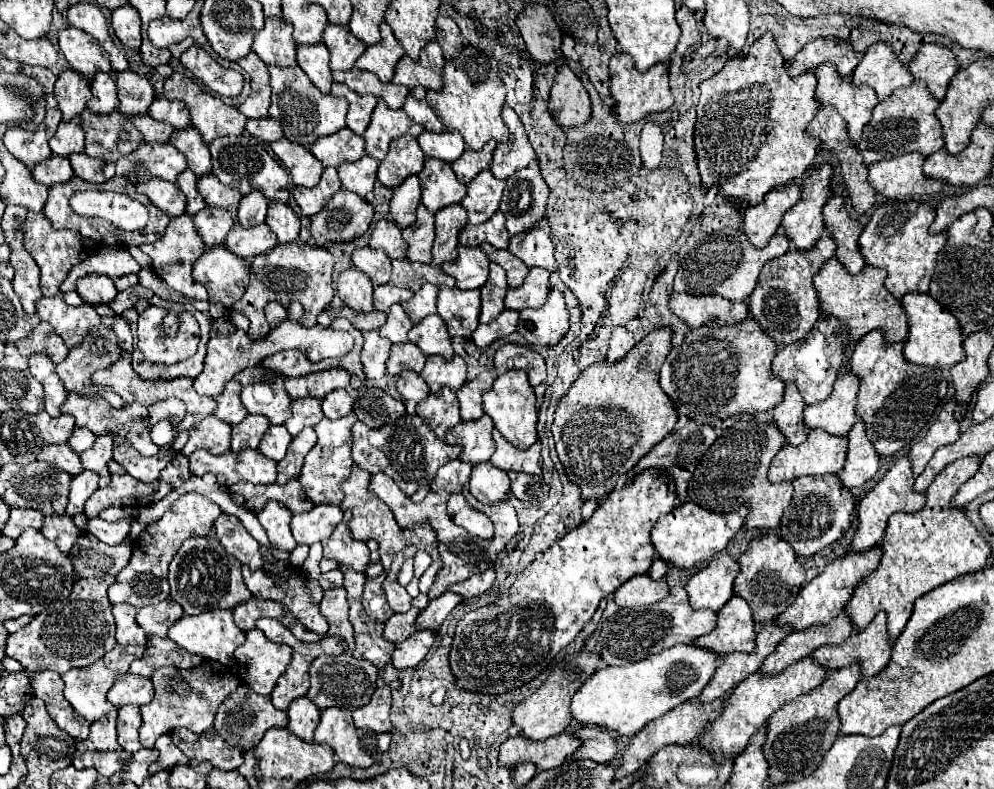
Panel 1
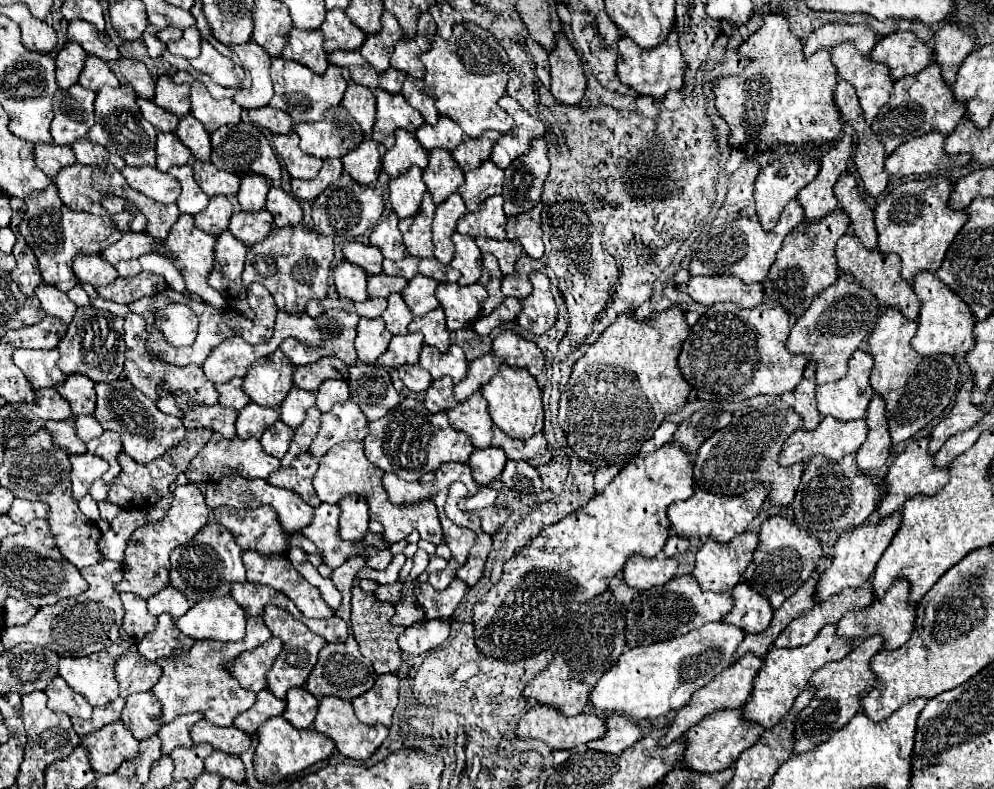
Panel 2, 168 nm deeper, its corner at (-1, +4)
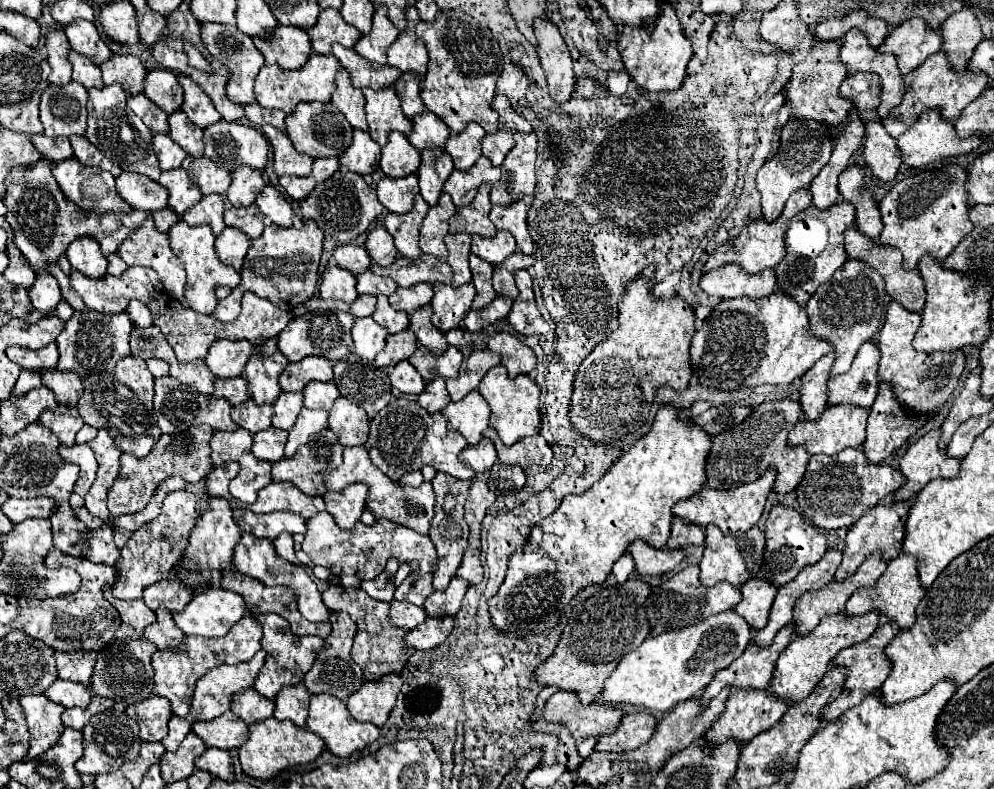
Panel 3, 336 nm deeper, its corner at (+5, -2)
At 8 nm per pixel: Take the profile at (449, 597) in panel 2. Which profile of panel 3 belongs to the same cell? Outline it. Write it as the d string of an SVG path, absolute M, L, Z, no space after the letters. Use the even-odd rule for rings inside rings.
M454 577L448 585L446 591L434 591L428 599L426 599L426 605L424 605L424 613L428 613L428 617L454 617L460 609L460 603L462 603L462 597L466 593L468 585L466 581Z

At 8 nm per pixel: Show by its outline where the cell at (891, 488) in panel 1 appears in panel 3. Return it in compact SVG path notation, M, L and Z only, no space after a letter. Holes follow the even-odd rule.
M940 429L928 431L914 441L900 459L900 473L906 477L906 485L894 491L894 503L912 501L918 491L932 479L954 479L960 471L960 461L950 459L938 449Z

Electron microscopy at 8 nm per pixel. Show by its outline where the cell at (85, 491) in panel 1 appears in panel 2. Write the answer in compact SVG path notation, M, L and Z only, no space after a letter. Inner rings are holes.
M92 453L82 455L70 455L72 463L72 491L74 499L82 499L96 477L102 477L108 471L108 463Z

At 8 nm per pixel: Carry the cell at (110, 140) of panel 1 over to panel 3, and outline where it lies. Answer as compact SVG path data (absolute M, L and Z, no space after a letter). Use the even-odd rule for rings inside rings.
M108 85L102 89L90 89L88 91L88 129L86 139L100 149L114 165L122 167L124 171L134 171L140 175L146 175L154 181L160 177L160 167L156 153L152 149L152 131L142 123L140 117L136 117L128 105L126 105L126 93L122 85Z

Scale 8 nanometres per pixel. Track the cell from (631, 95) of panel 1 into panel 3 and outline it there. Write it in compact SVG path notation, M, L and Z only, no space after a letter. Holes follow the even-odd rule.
M662 1L658 21L652 25L652 29L622 27L618 35L618 51L622 55L624 69L634 79L634 83L640 89L654 91L654 93L676 91L682 85L684 69L692 59L690 41L686 39L686 35L682 35L674 7L668 1Z

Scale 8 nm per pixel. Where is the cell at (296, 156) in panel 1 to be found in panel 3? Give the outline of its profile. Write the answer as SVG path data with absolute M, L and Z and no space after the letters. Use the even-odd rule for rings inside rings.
M272 125L262 127L262 131L274 149L274 171L278 177L282 175L294 175L294 177L304 175L306 177L312 171L312 157L298 153L284 131Z

